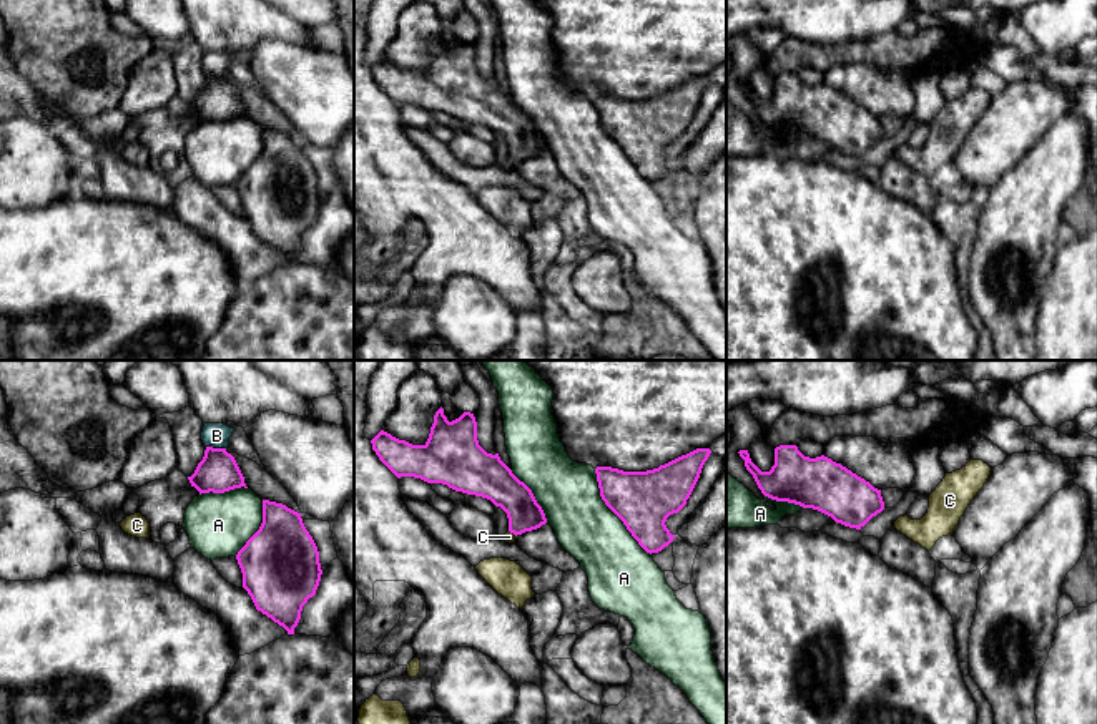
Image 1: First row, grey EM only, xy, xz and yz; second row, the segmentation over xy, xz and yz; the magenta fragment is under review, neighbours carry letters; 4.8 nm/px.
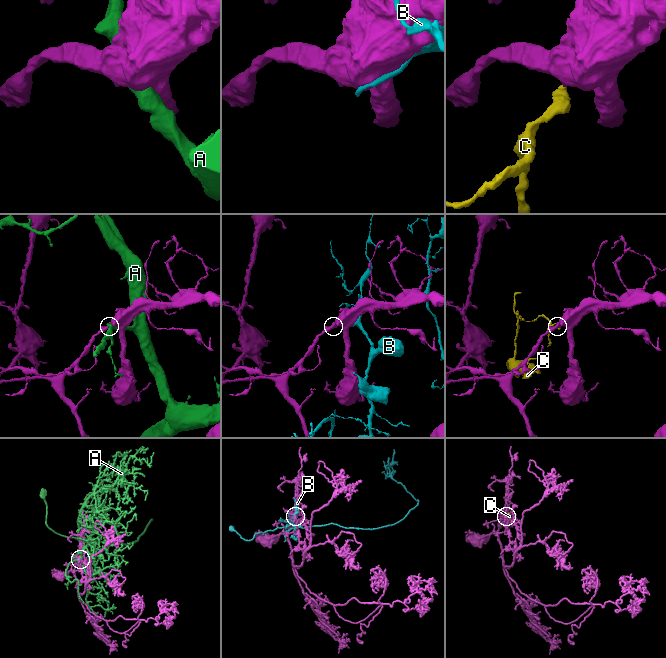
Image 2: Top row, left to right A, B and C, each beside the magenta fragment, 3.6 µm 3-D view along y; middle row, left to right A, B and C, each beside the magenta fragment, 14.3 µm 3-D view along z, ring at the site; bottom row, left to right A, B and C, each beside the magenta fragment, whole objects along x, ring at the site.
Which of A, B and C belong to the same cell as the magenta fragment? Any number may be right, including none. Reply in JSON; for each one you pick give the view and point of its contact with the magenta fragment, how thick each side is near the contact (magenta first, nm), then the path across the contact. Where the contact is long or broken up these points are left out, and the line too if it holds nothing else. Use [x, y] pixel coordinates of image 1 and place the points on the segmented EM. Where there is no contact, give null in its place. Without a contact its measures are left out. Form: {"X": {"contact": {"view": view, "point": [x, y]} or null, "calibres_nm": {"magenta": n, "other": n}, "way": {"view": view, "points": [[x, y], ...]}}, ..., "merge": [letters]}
{"C": {"contact": {"view": "xz", "point": [512, 532]}, "calibres_nm": {"magenta": 180, "other": 50}, "way": {"view": "xz", "points": [[497, 484], [514, 500], [512, 532], [509, 537]]}}, "merge": ["C"]}

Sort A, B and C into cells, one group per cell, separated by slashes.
A / B / C

